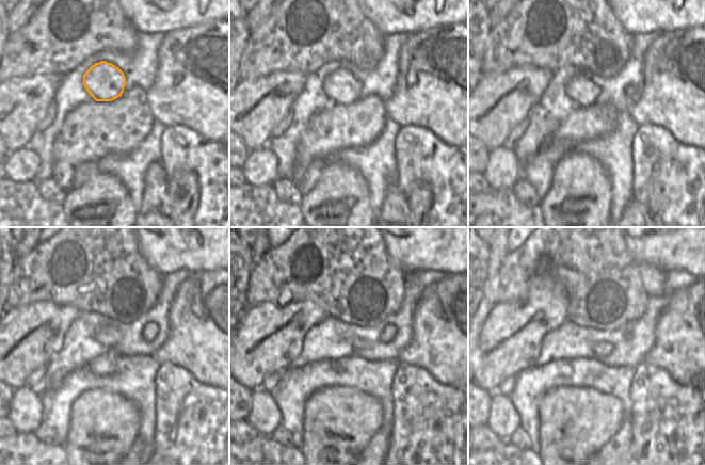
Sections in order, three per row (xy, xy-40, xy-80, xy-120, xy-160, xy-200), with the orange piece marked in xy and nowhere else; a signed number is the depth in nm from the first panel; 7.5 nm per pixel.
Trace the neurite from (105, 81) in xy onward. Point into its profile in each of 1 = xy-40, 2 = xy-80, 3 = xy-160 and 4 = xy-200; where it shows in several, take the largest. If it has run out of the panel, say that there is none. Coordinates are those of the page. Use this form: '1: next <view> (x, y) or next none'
1: next xy-40 (340, 85)
2: next xy-80 (581, 89)
3: next xy-160 (356, 342)
4: next xy-200 (602, 350)

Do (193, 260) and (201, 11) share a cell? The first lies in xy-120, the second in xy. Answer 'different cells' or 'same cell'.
same cell

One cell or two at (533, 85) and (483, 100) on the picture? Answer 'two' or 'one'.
one

